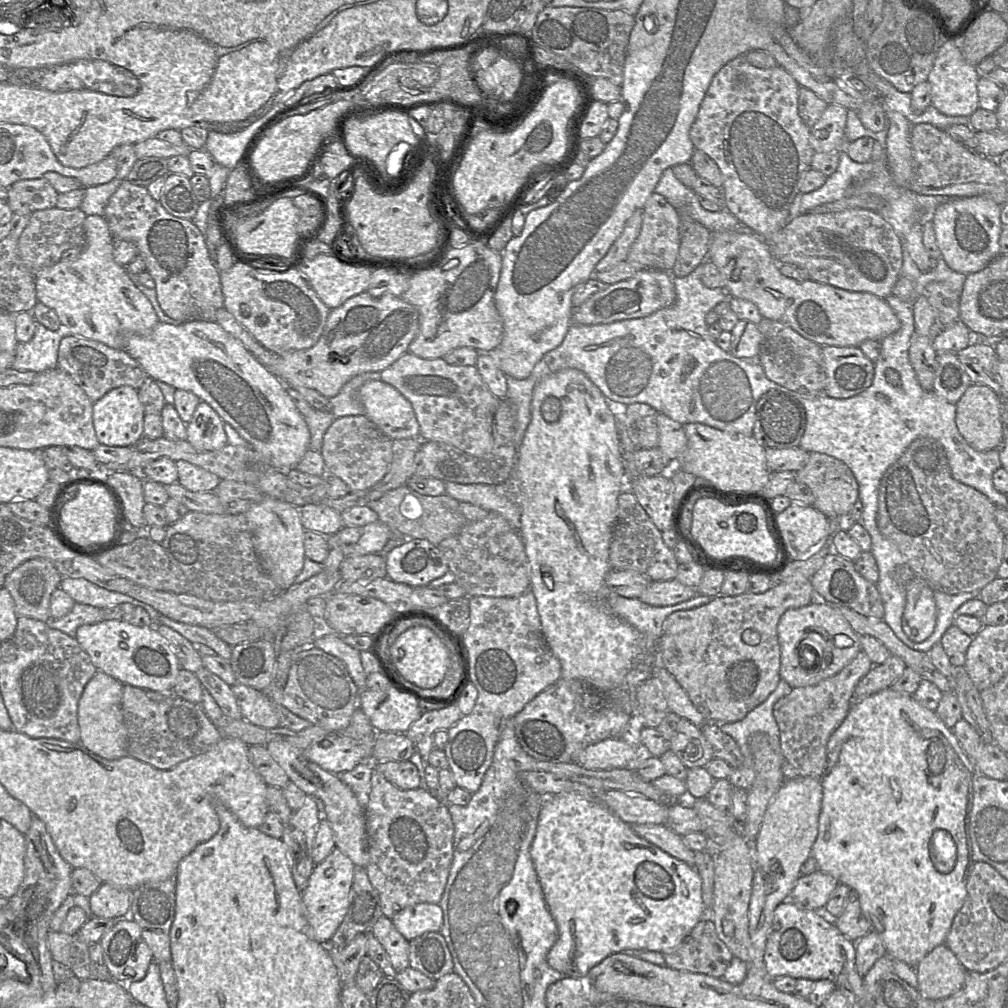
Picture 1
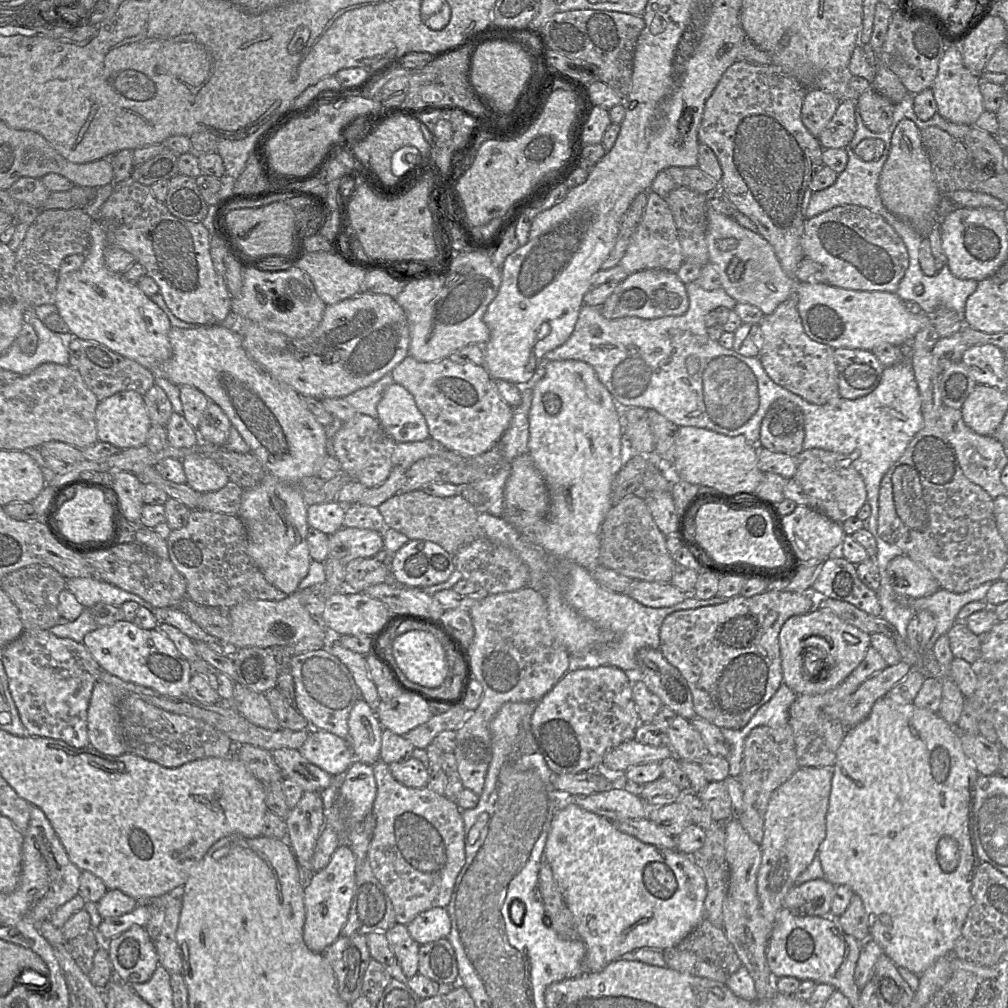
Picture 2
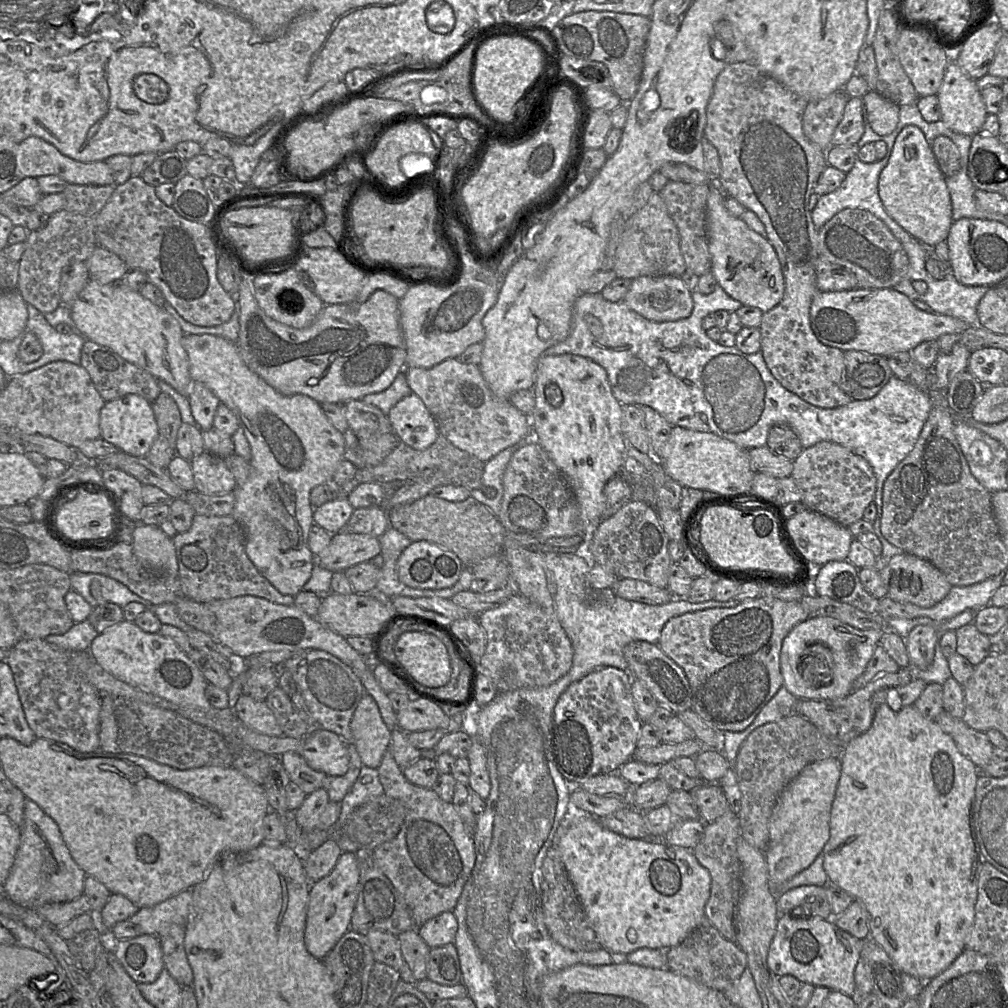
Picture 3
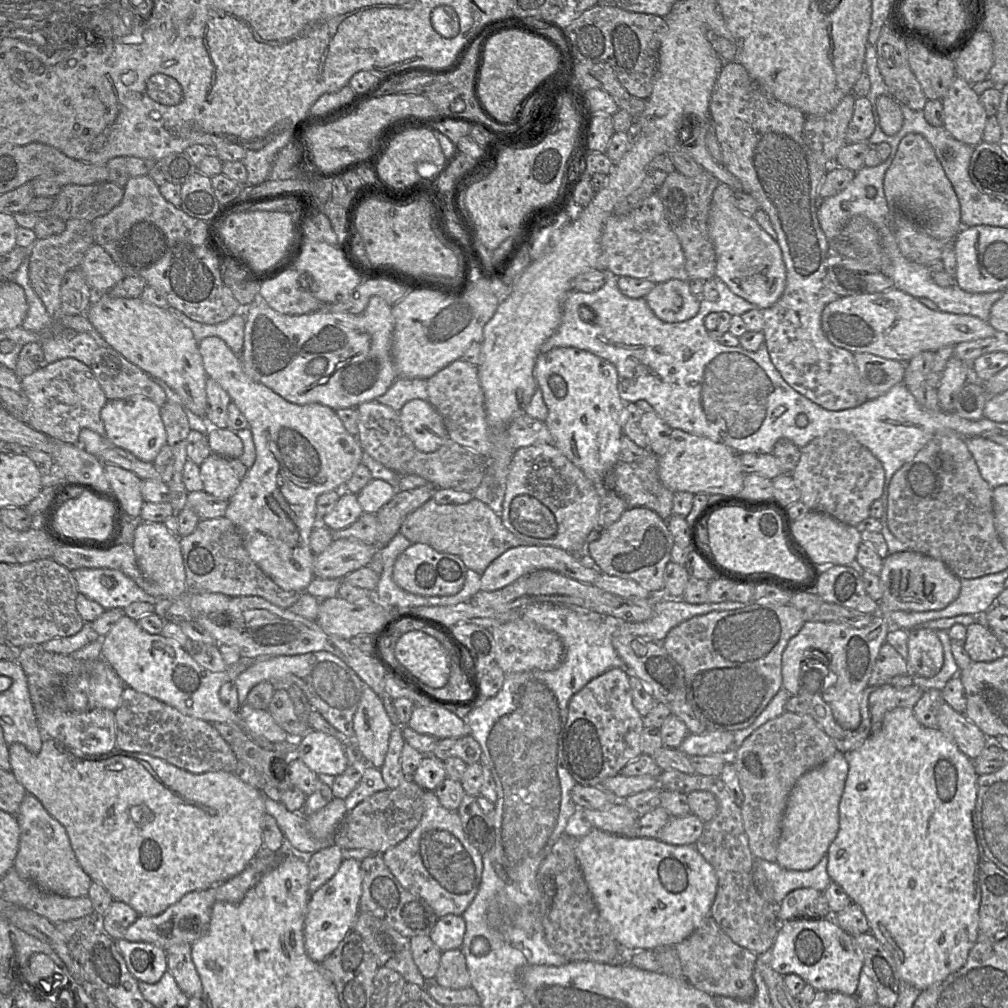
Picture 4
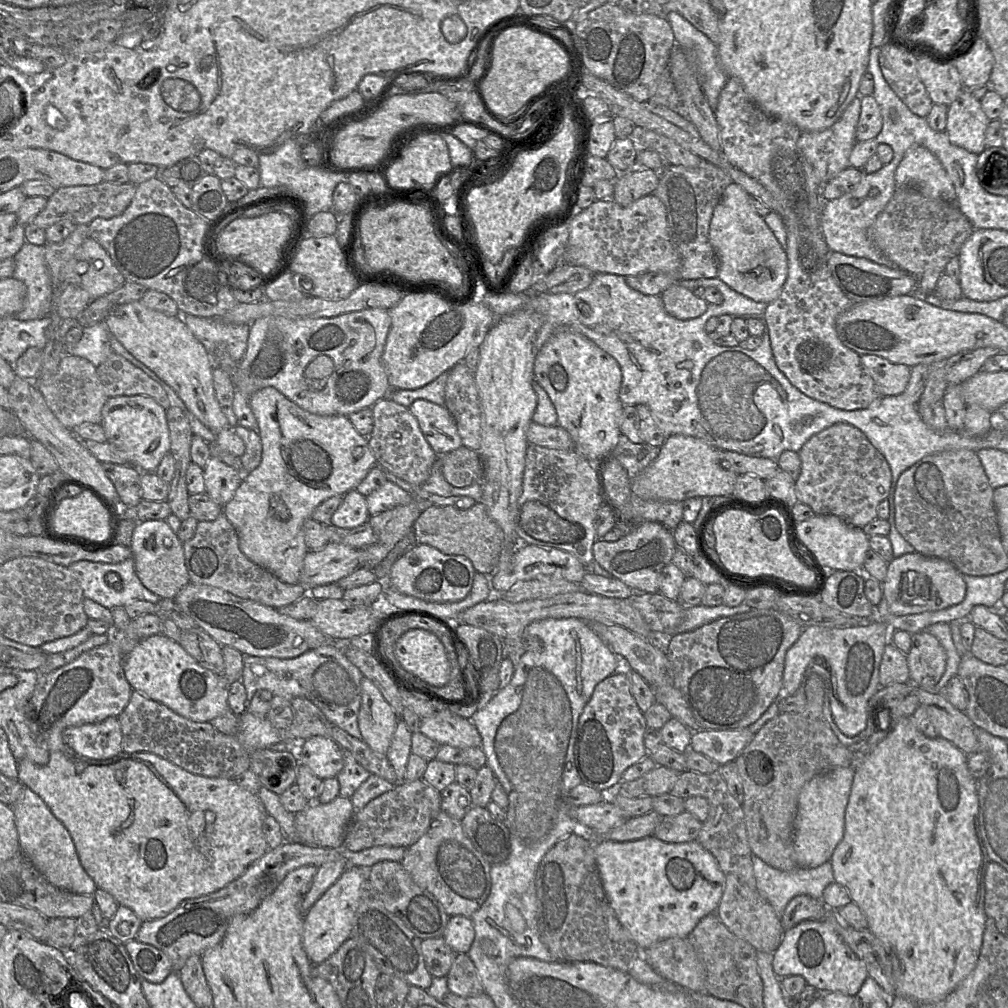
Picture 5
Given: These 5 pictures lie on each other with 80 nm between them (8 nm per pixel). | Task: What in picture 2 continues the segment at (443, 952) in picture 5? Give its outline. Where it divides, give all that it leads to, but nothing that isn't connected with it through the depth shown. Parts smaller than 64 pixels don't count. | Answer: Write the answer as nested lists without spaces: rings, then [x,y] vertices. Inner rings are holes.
[[[396,923],[385,936],[405,976],[410,978],[418,974],[420,944],[410,936],[407,926]]]

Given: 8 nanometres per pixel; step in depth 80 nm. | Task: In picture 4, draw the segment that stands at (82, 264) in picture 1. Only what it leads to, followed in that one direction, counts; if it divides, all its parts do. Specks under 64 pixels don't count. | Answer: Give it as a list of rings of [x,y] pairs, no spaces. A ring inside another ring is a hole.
[[[105,292],[95,295],[85,315],[111,348],[147,374],[163,380],[194,414],[205,418],[208,376],[198,341],[193,332],[168,309],[148,303],[141,297],[117,298]]]

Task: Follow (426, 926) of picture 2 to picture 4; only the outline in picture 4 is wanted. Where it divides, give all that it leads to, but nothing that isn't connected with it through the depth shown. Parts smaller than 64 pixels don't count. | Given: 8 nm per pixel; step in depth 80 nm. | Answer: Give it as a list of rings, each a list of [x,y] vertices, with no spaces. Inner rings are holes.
[[[448,914],[438,918],[428,936],[442,951],[459,949],[465,930],[465,921],[461,915]]]

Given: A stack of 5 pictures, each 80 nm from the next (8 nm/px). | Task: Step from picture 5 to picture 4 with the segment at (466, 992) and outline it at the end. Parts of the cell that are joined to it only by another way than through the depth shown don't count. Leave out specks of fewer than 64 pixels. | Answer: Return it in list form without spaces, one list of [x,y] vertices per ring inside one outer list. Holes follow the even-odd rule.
[[[459,949],[442,952],[439,968],[434,981],[449,989],[463,989],[470,987],[470,976],[464,955]]]

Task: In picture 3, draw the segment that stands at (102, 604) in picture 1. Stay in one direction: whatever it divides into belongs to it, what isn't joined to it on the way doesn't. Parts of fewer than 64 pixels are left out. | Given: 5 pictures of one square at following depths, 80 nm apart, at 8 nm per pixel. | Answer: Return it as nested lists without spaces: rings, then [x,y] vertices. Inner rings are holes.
[[[74,572],[70,575],[71,590],[80,594],[93,608],[104,603],[114,603],[121,608],[130,602],[143,604],[147,609],[152,605],[149,601],[133,593],[122,583],[102,574]]]

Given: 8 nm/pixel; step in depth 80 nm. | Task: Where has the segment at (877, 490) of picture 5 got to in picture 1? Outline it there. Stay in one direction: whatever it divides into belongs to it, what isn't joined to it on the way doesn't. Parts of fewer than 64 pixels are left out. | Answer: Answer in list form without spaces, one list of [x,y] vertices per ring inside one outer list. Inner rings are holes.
[[[811,452],[807,464],[796,472],[796,481],[811,490],[814,496],[813,507],[829,519],[849,514],[859,500],[858,483],[851,469],[844,462],[827,454]]]

